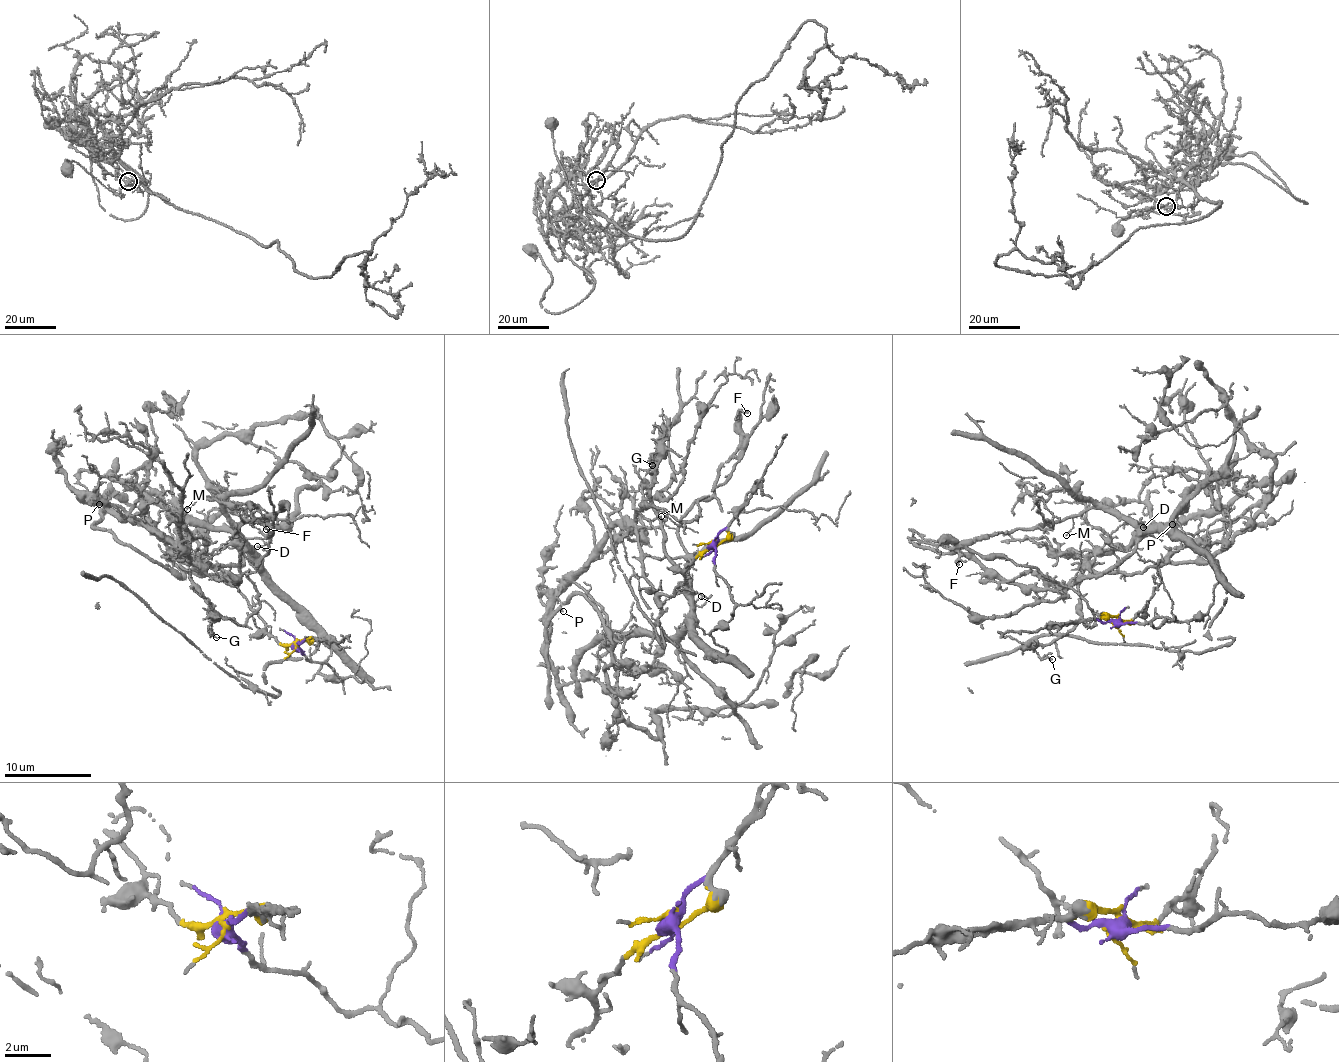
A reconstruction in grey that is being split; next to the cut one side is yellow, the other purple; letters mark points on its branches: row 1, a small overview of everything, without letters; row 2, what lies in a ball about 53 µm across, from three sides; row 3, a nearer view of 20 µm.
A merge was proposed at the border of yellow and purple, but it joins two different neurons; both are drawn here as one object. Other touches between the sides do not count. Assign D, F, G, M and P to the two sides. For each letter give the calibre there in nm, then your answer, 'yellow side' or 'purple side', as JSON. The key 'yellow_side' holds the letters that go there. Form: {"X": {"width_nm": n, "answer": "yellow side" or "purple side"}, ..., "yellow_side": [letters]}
{"D": {"width_nm": 70, "answer": "purple side"}, "F": {"width_nm": 150, "answer": "purple side"}, "G": {"width_nm": 110, "answer": "yellow side"}, "M": {"width_nm": 130, "answer": "purple side"}, "P": {"width_nm": 170, "answer": "yellow side"}, "yellow_side": ["G", "P"]}

